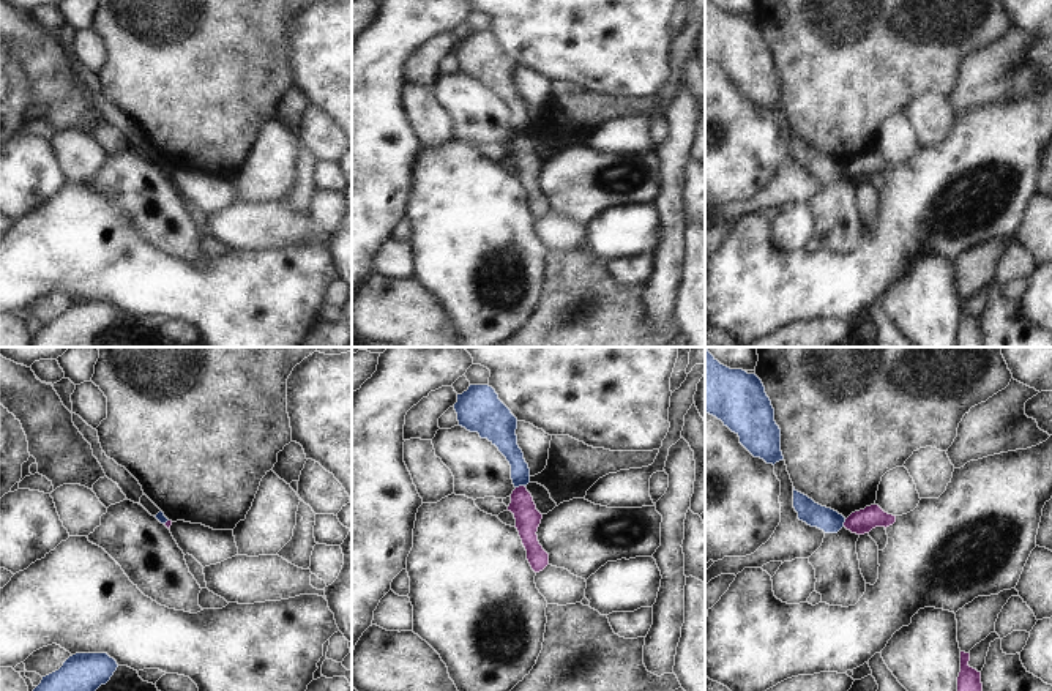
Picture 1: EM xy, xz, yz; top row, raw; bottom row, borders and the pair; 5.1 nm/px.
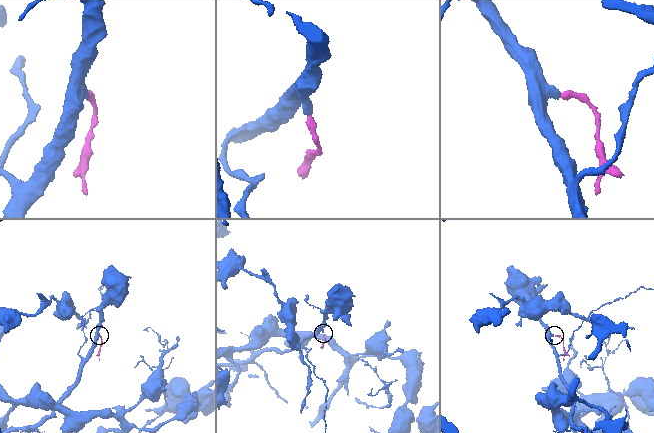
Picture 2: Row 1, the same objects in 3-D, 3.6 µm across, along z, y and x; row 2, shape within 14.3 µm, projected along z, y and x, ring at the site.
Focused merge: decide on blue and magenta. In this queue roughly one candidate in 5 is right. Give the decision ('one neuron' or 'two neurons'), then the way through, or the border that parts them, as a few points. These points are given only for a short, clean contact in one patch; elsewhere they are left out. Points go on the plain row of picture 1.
two neurons | along xz (524, 131), (516, 134)

